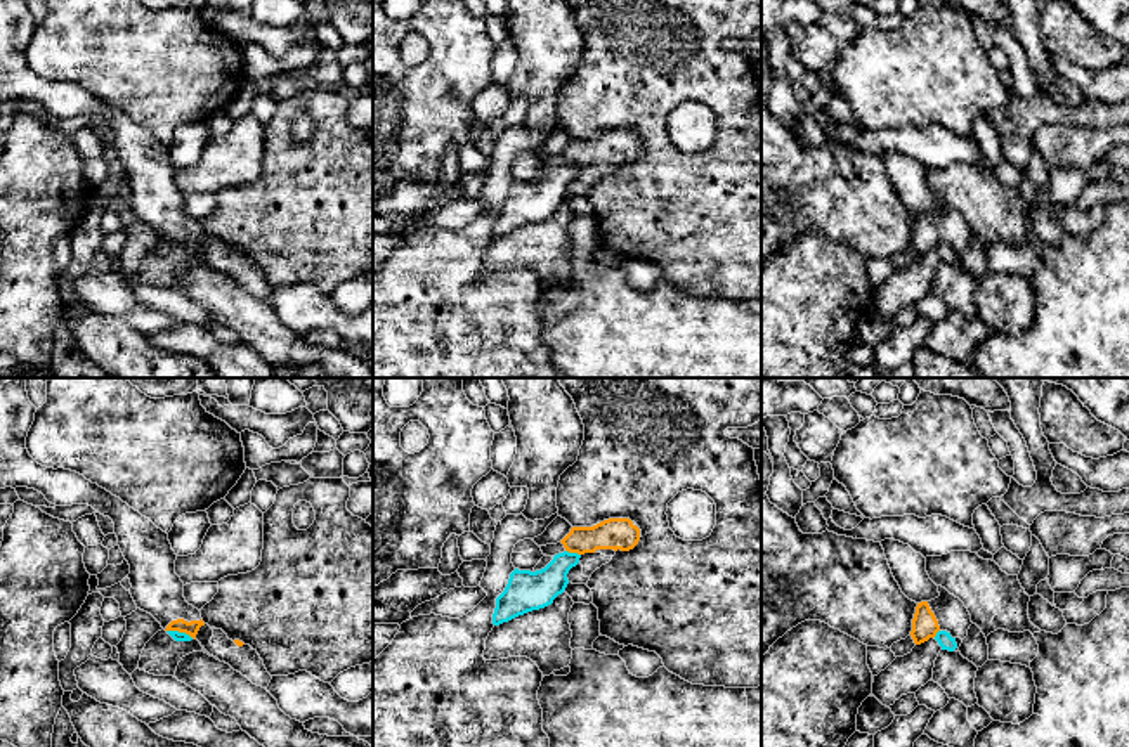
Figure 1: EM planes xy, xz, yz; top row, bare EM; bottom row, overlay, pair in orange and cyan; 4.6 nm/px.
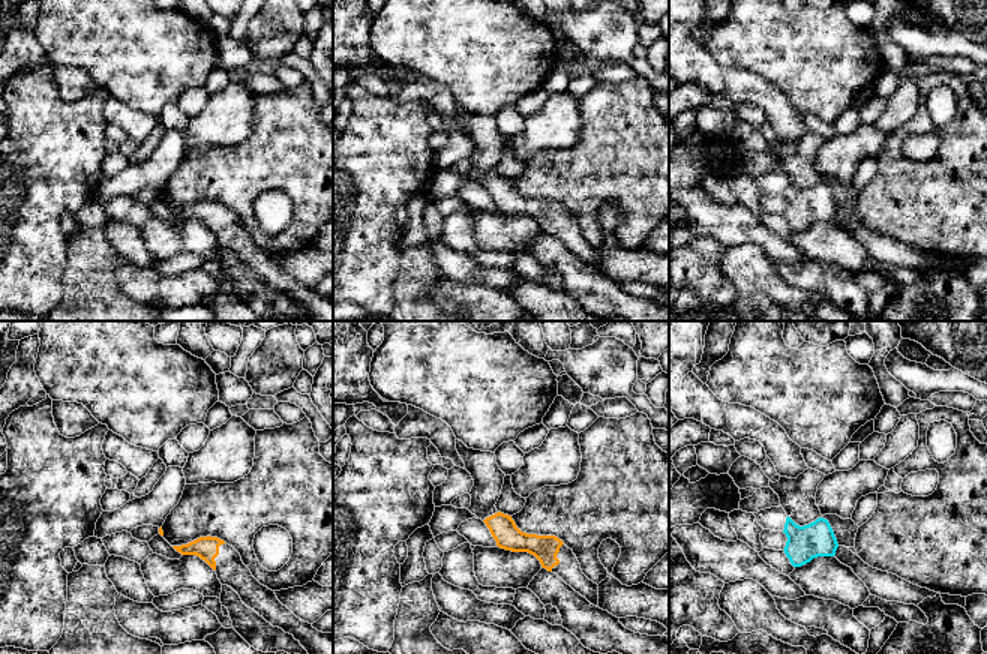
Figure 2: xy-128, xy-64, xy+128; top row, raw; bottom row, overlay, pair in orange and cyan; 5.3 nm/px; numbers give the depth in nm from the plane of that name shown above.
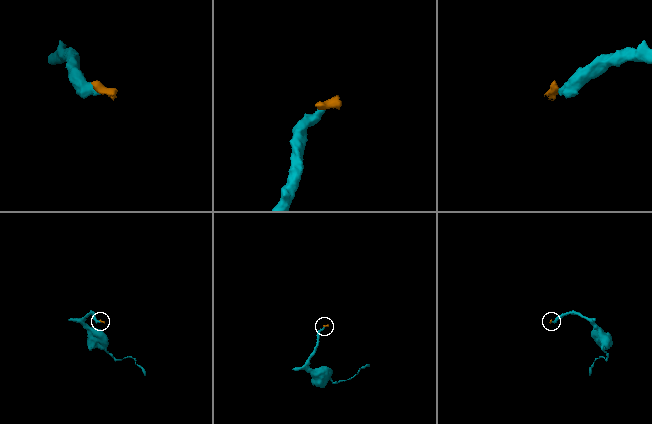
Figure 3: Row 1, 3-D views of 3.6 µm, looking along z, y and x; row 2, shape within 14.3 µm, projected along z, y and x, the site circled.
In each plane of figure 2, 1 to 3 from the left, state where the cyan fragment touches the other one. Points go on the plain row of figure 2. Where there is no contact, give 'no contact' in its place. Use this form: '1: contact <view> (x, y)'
1: no contact
2: no contact
3: no contact

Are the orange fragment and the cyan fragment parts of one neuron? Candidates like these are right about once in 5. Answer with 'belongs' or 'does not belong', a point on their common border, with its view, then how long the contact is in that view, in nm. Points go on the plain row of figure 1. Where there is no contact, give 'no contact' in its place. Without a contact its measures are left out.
does not belong; meets orange in xz at (573, 163); contact 80 nm long

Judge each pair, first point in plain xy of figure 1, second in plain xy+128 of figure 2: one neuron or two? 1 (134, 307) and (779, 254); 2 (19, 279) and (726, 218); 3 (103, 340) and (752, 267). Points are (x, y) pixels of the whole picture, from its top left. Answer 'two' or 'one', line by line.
1: one
2: two
3: one

